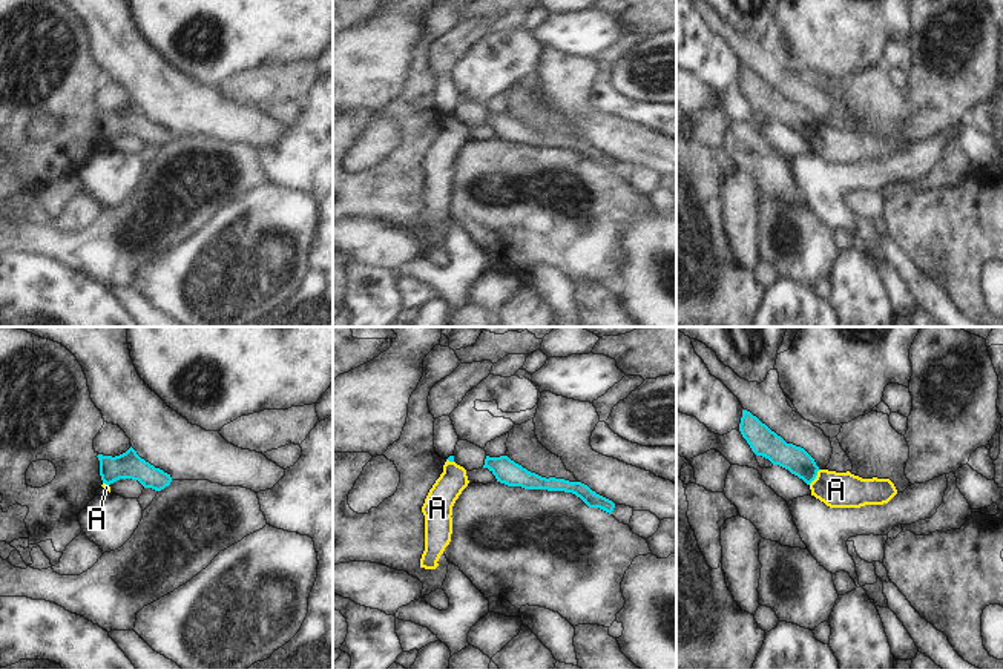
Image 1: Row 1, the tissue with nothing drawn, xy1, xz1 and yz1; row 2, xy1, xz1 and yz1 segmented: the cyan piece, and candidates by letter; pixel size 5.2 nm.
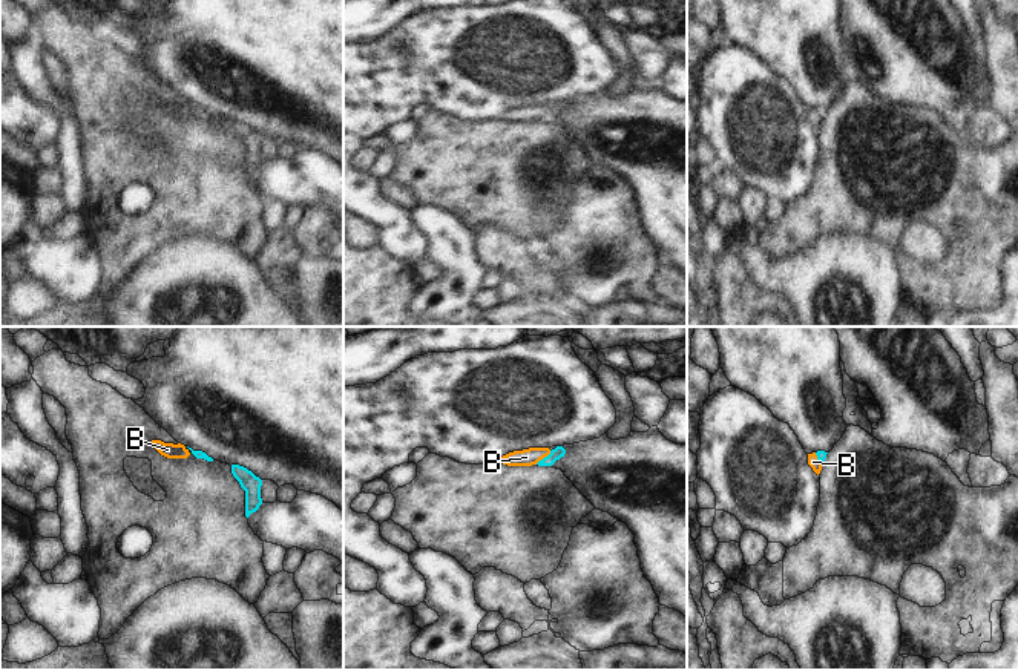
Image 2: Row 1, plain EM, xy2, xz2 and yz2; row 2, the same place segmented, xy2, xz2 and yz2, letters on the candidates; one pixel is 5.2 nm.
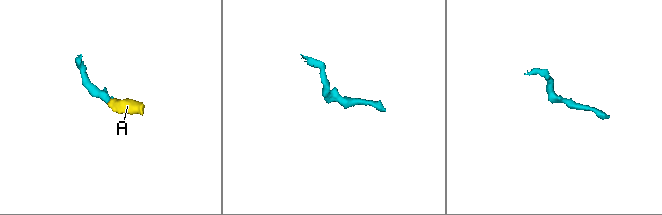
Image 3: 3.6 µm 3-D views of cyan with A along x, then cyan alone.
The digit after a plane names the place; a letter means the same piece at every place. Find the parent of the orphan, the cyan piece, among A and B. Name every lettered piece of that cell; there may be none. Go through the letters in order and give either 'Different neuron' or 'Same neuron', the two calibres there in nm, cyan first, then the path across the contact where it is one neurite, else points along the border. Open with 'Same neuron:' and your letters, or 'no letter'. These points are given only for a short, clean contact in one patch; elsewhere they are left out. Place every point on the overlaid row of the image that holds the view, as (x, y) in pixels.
Same neuron: B
A: Different neuron. Thickness 140 nm (cyan) against 190 nm. Boundary: yz1 (819, 470), (808, 484)
B: Same neuron. Thickness 70 nm (cyan) against 90 nm. Path across: xz2 (555, 454), (545, 457), (526, 457).

